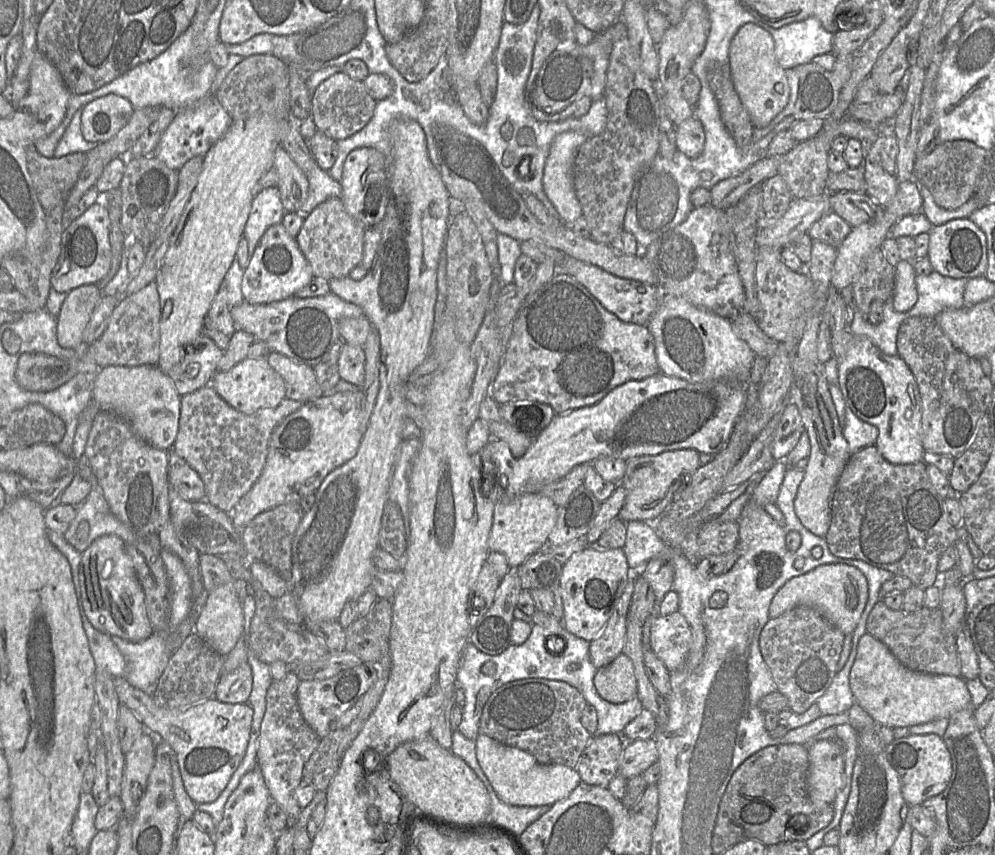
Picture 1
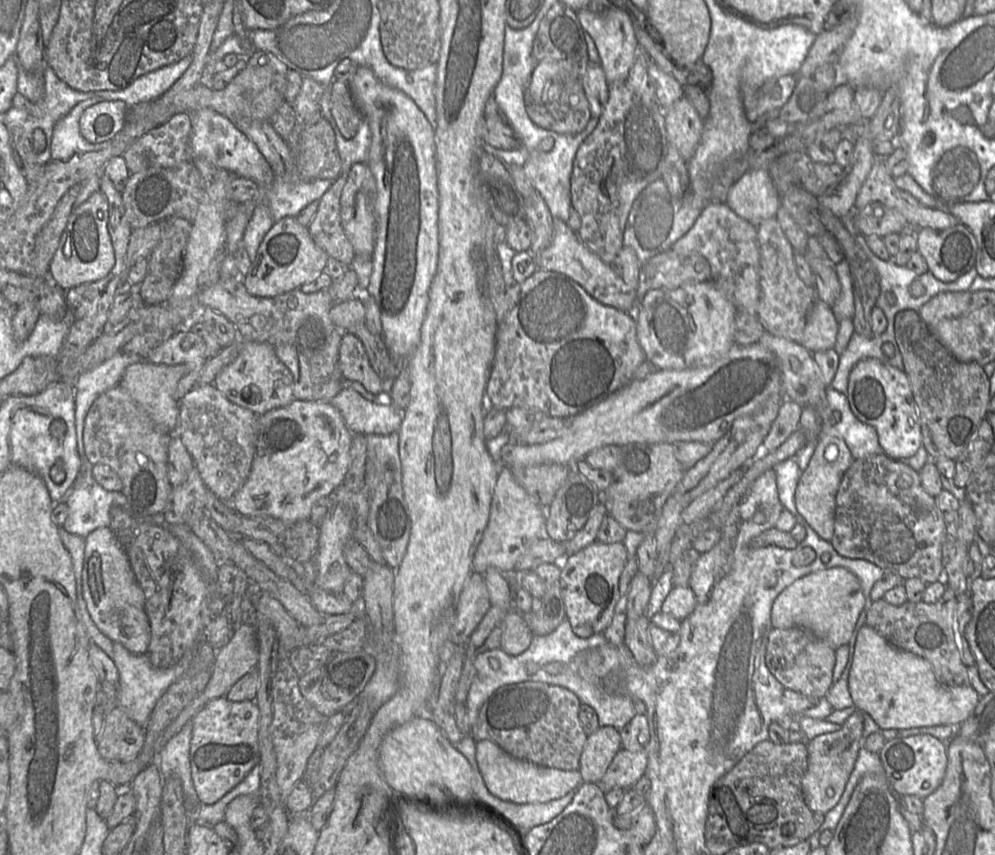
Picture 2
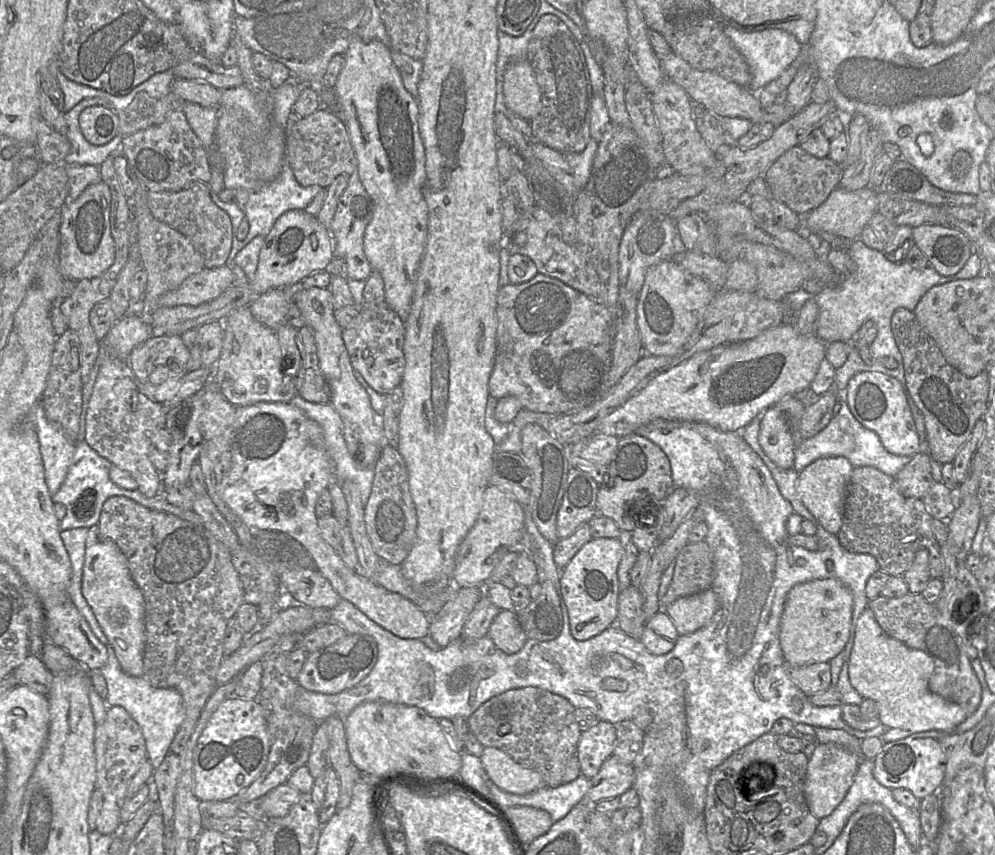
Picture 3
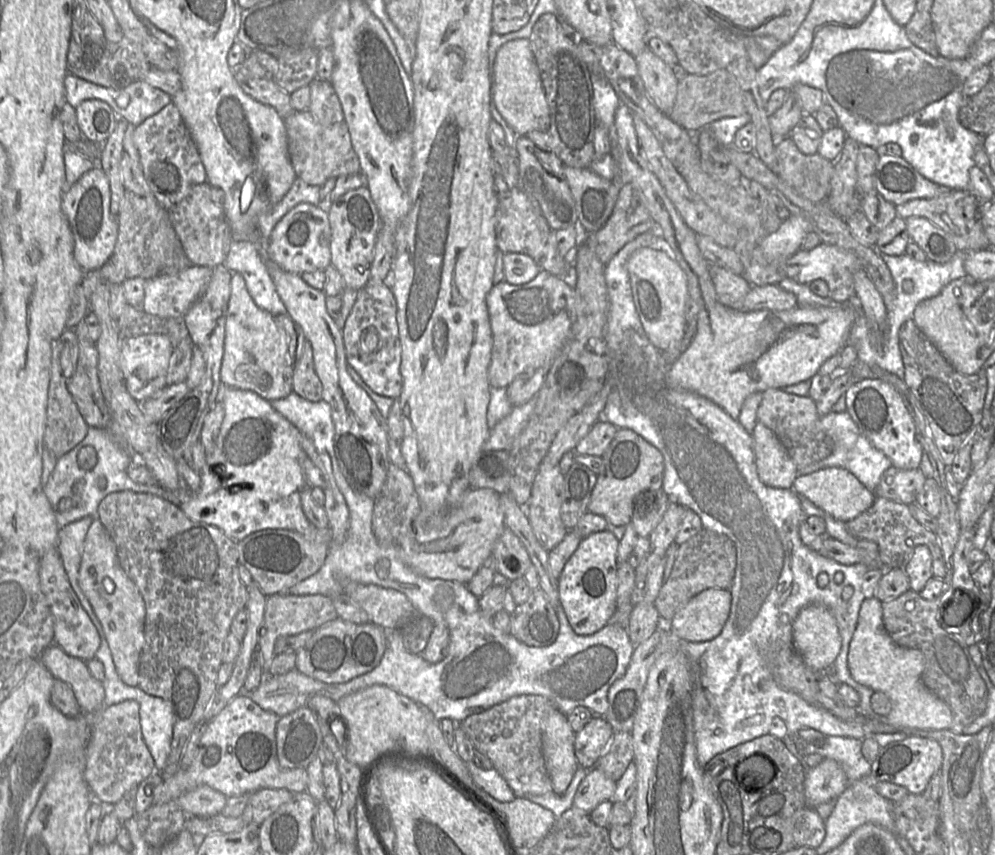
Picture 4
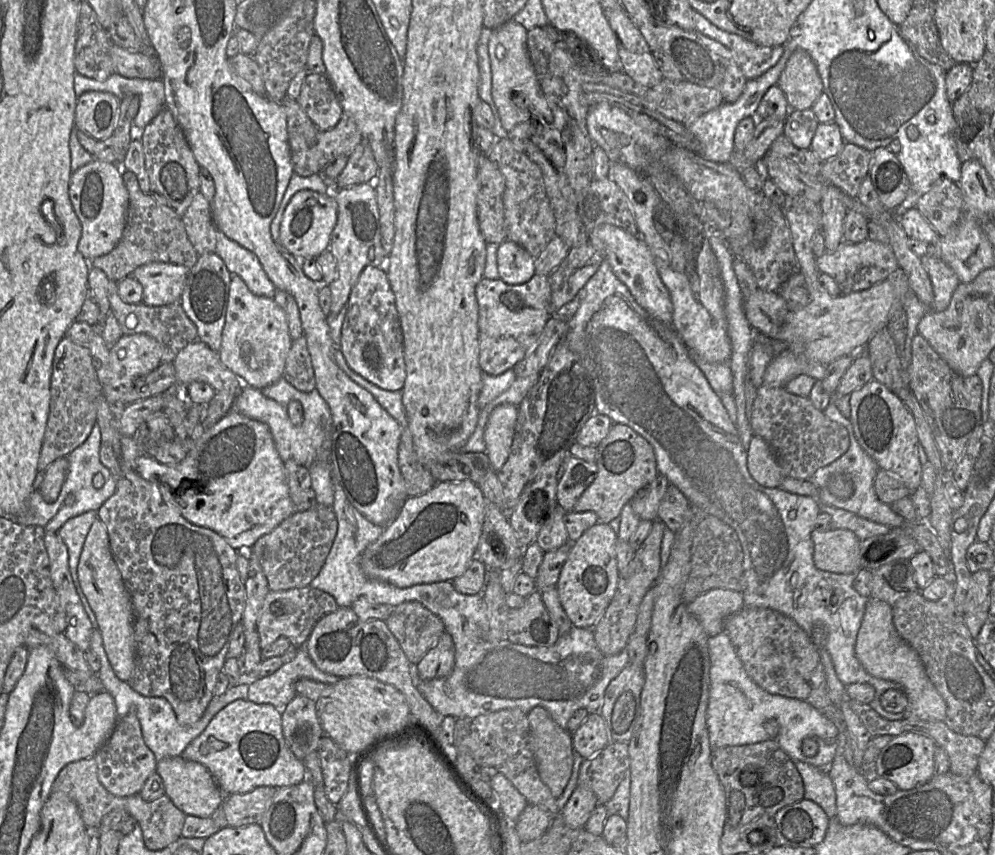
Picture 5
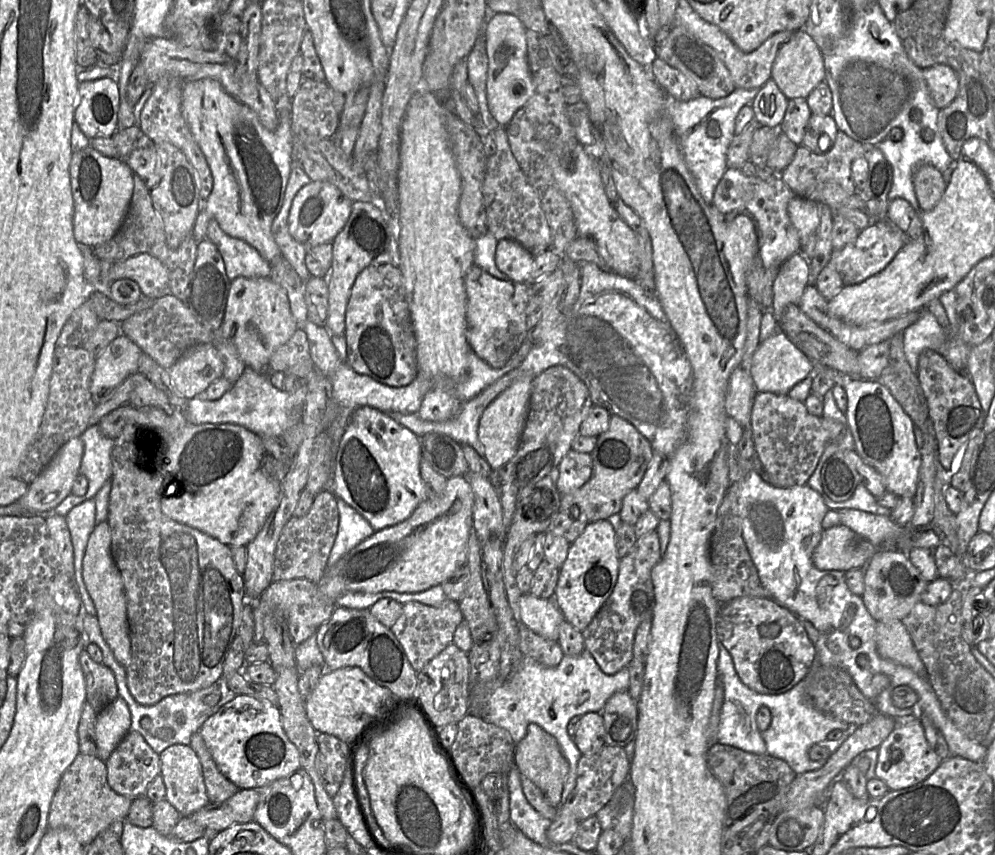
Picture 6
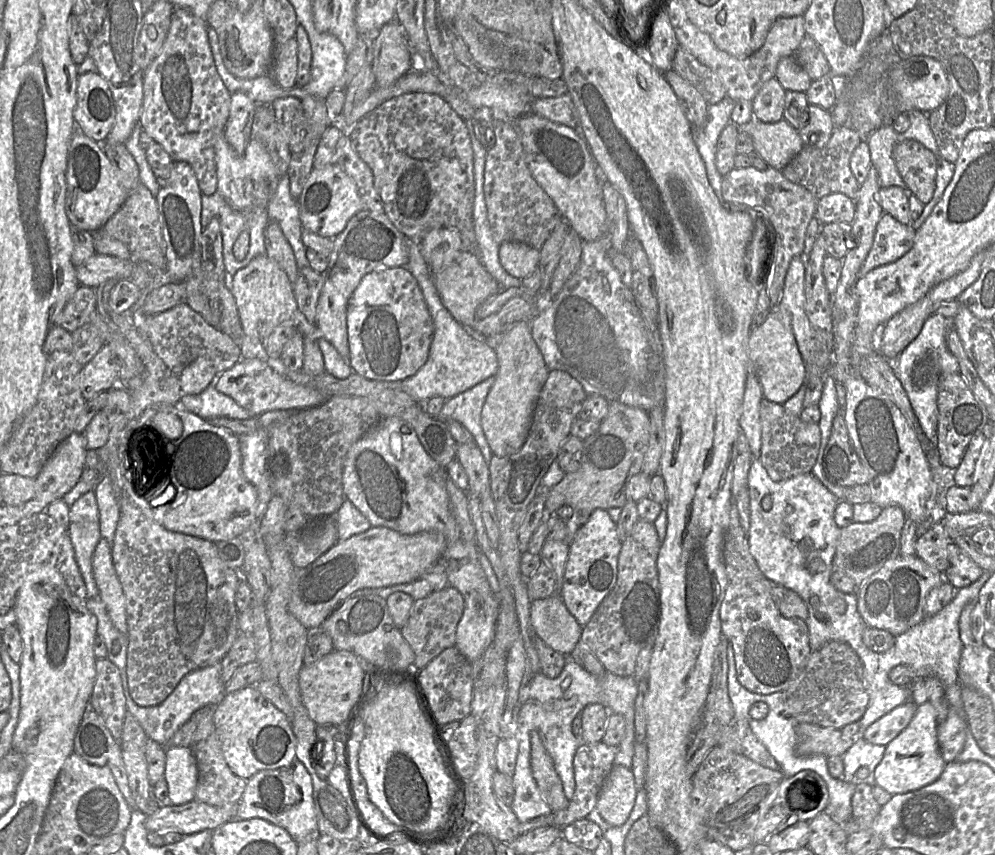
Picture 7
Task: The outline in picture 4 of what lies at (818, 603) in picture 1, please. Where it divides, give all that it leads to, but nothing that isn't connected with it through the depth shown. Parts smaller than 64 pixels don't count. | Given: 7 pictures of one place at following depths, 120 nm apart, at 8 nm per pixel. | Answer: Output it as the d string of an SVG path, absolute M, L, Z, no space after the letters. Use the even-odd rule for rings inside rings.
M811 604L800 610L793 622L792 645L815 672L830 668L841 649L836 619L823 606Z

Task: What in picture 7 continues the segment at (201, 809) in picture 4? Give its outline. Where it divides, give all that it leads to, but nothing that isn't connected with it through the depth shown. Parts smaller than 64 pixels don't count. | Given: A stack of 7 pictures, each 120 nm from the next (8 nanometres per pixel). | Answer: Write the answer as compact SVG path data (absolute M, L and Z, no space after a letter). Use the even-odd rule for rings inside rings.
M189 747L166 748L164 779L168 786L169 804L179 806L195 799L198 768Z

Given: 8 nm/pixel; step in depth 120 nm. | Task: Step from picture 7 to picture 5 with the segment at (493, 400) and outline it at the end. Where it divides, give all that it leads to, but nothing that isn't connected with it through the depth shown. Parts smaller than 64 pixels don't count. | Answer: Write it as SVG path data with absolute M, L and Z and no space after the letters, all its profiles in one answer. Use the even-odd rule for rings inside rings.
M503 404L490 413L485 431L486 454L492 468L499 471L510 454L518 419L518 406Z

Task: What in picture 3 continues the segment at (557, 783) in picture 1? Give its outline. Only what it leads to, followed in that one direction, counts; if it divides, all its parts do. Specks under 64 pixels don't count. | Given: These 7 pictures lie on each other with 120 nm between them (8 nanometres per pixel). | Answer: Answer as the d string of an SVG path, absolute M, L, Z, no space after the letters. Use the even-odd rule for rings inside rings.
M485 747L480 760L488 779L502 791L526 795L544 787L540 773L514 761L495 747Z

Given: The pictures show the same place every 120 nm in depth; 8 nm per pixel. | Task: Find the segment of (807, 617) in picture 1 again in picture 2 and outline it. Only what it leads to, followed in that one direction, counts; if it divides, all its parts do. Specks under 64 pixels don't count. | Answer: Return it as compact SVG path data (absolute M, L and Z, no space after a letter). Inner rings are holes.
M802 627L773 628L769 634L765 662L785 689L797 691L812 699L824 698L833 684L835 659L835 649Z

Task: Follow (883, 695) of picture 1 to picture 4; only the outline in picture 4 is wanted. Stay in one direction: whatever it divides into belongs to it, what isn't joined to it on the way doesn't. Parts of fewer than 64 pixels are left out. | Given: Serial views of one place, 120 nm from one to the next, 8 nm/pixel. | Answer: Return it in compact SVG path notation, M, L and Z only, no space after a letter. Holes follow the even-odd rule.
M875 597L865 598L849 646L848 668L856 682L889 697L892 708L887 715L887 723L898 730L941 730L949 729L952 724L948 704L933 694L922 681L924 666L925 658L920 650L897 645L887 633L882 602Z

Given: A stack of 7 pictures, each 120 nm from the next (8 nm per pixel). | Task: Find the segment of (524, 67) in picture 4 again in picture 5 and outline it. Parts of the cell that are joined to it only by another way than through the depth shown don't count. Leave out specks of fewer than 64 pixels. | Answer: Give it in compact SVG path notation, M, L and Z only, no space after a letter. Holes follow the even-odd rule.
M513 19L492 31L488 53L492 70L492 98L500 116L502 127L511 131L516 125L532 121L550 123L553 114L542 93L527 48L528 31Z

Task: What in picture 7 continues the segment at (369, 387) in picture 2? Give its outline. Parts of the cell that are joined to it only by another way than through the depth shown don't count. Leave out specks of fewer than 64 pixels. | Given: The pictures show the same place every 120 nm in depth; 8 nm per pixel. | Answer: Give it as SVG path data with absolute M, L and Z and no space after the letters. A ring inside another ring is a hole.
M407 266L377 269L366 274L347 308L348 363L357 373L376 381L402 381L426 362L434 323L423 292Z

